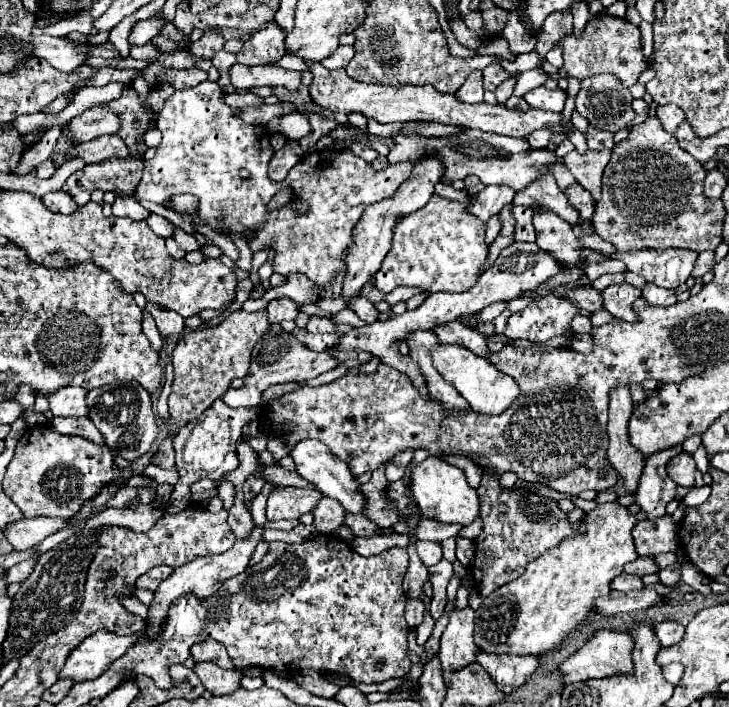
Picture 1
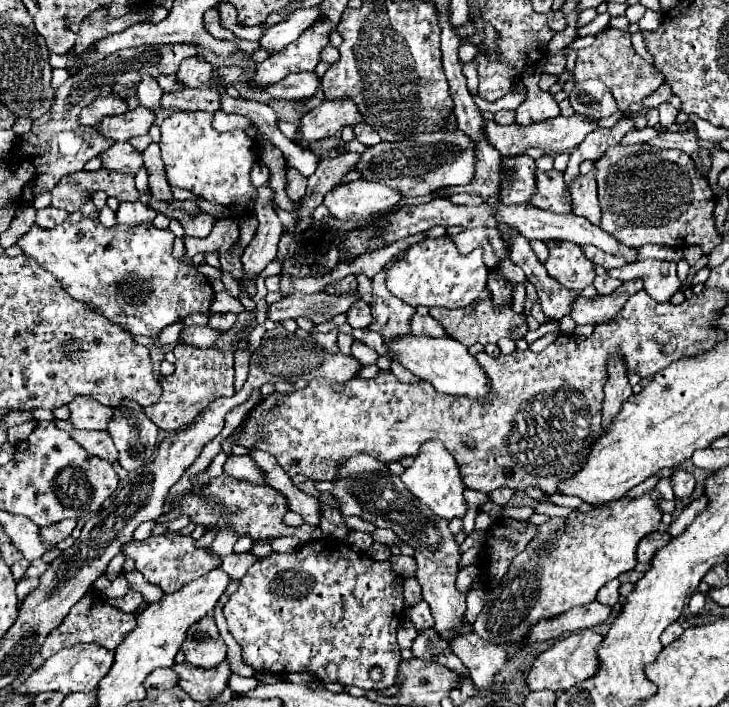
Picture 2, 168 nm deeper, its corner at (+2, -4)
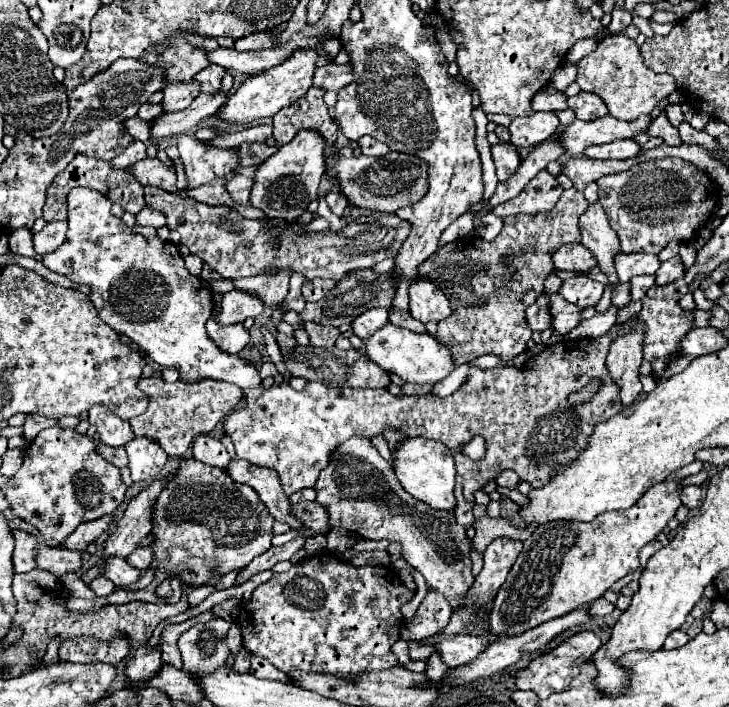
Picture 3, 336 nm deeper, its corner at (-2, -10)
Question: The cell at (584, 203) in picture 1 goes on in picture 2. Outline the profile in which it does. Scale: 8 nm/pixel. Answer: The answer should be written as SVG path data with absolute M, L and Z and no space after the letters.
M535 170L537 180L537 192L535 198L531 198L531 206L539 210L551 210L555 214L569 214L571 212L571 200L565 192L563 172L559 170Z

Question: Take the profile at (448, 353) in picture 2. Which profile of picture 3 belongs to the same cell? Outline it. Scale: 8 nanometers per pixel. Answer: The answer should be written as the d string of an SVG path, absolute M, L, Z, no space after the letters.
M387 324L379 332L375 332L369 340L365 340L365 348L369 354L369 360L379 364L383 370L397 374L403 382L413 384L425 384L425 382L439 382L445 376L449 376L455 368L451 348L437 342L429 334L415 334L407 332L405 328Z

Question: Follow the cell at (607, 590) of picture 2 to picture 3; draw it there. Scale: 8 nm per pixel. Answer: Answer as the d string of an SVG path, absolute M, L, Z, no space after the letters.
M605 598L595 600L595 604L591 604L591 608L589 608L589 612L591 612L593 616L599 616L599 618L611 614L613 610L615 610L615 606L613 606L609 600L605 600Z

